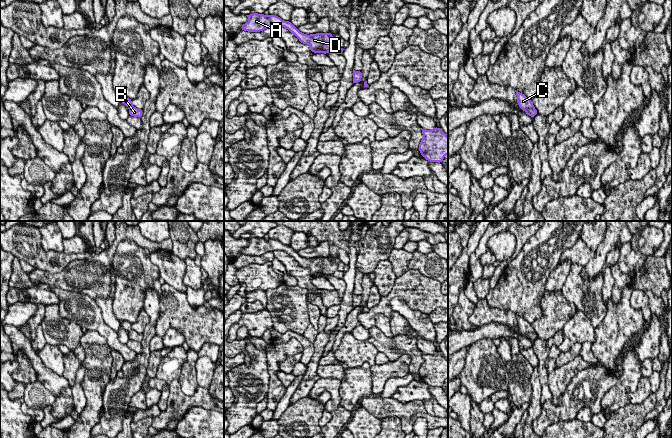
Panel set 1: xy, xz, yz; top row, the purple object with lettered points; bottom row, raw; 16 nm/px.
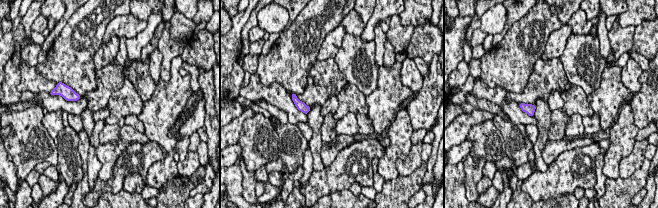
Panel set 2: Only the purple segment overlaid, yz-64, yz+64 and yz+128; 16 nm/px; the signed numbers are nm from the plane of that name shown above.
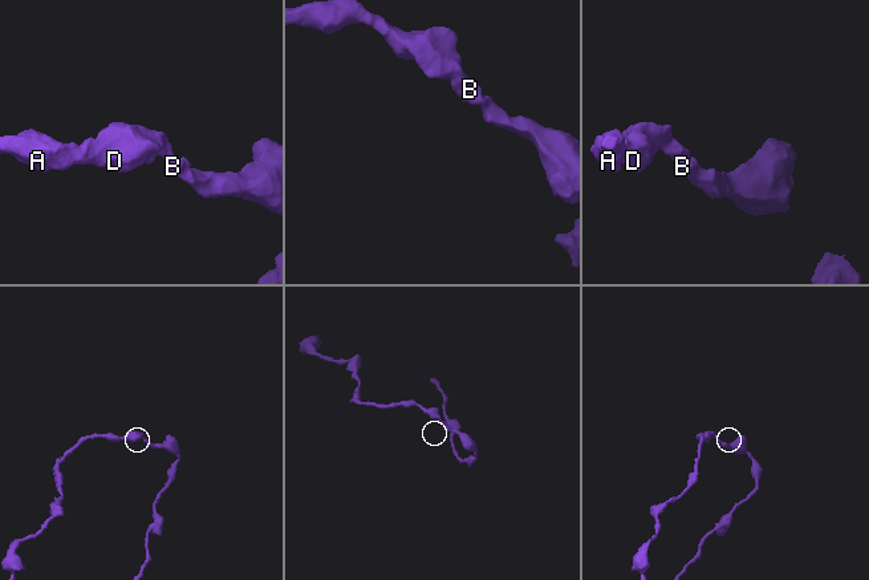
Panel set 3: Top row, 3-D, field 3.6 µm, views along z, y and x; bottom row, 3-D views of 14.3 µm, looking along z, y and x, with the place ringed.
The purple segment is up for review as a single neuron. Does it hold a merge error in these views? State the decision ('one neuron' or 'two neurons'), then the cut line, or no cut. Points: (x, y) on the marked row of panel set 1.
one neuron; cut none

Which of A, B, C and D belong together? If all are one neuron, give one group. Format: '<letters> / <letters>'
A B C D

